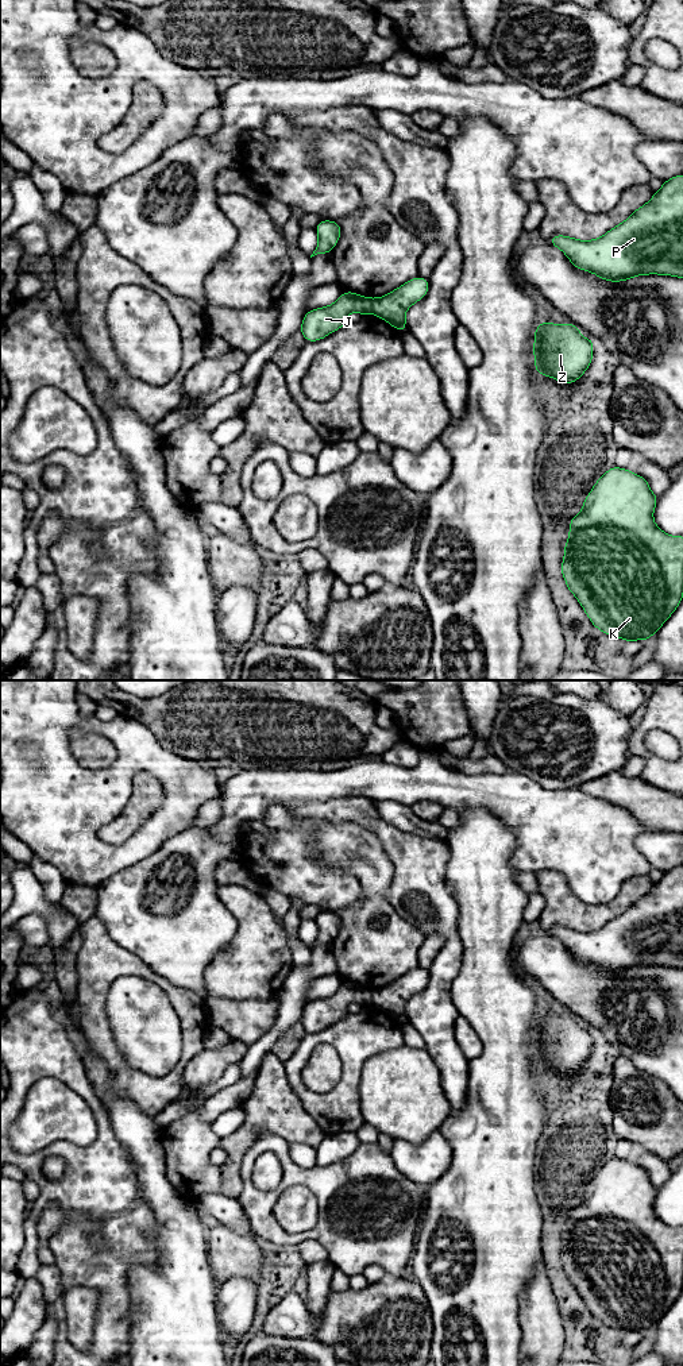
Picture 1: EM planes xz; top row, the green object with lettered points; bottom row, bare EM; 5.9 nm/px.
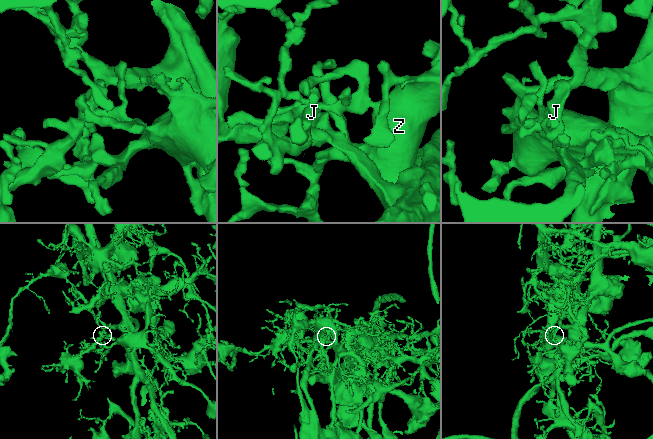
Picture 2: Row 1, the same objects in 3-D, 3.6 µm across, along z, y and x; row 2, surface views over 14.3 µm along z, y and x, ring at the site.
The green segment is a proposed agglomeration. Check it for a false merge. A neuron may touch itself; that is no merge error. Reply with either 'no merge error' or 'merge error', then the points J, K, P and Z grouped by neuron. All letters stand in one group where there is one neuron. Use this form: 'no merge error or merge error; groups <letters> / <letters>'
merge error; groups J K / P Z

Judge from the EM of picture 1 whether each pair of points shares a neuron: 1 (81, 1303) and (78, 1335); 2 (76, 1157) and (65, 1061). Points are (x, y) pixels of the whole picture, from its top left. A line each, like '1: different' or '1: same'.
1: same
2: same

